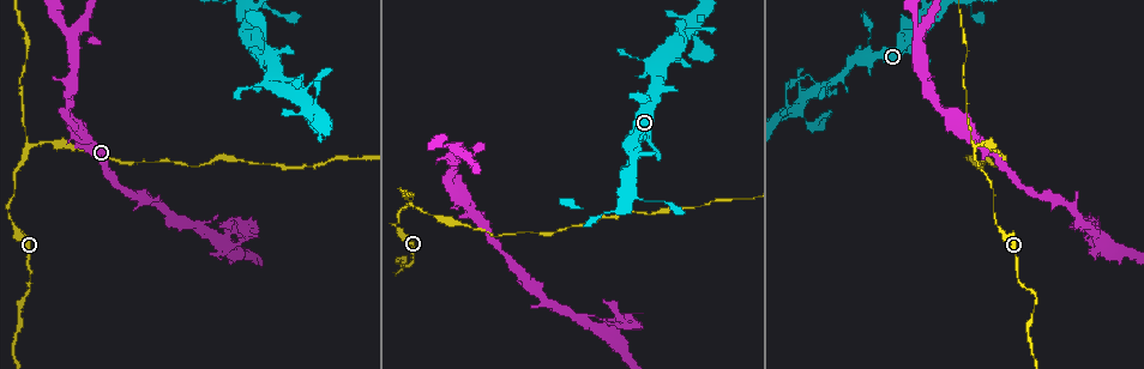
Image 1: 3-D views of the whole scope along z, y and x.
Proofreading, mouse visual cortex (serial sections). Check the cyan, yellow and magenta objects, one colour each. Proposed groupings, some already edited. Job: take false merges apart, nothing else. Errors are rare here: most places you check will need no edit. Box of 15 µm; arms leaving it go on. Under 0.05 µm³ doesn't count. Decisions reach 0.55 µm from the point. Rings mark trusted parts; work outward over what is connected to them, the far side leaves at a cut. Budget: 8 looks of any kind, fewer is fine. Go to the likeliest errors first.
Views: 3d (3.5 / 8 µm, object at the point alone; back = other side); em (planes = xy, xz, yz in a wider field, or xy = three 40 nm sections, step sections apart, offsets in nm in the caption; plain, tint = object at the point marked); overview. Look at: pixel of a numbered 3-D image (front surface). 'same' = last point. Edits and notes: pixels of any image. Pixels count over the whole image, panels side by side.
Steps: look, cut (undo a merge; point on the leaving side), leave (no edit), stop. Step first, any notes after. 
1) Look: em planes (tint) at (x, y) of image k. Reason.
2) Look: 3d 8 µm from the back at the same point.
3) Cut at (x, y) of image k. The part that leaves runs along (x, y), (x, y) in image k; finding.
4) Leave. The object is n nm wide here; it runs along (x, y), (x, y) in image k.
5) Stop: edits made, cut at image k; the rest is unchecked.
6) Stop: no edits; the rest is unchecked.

Look: 3d 3.5 µm at (624, 324) of image 1. Sharp bend.

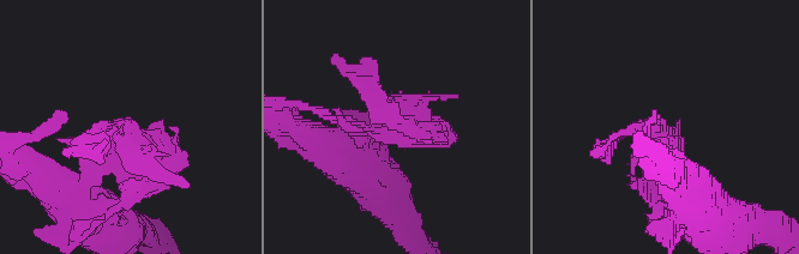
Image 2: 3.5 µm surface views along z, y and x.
Look: em xy step 5 (tint) at (129, 130) of image 2.

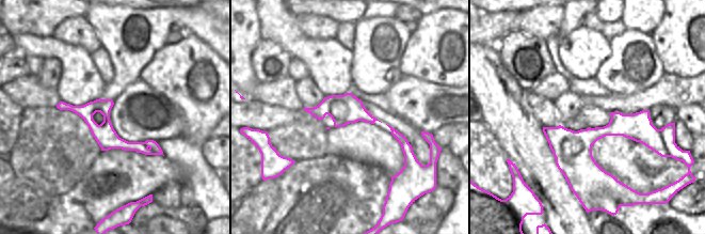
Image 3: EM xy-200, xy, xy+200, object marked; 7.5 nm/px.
Leave. The object is 220 nm wide here; it runs along (60, 106), (78, 109), (111, 140), (159, 152) in image 3; continuous, no second cell.

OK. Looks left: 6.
Look: 3d 8 µm at (27, 145) of image 1. Branch point.

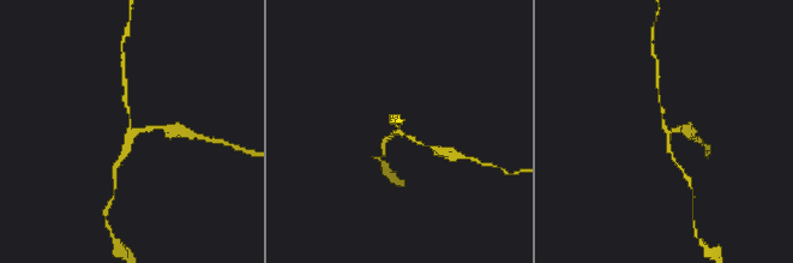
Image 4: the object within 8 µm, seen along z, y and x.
Look: em planes (tint) at (671, 132) of image 4. 3 arms meet here; the arms are 100, 100, 150 nm wide.

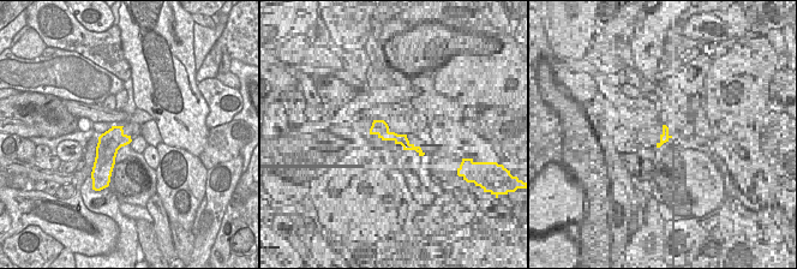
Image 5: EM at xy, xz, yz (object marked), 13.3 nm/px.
Cut at (685, 130) of image 4. The part that leaves runs along (404, 135), (450, 155) in image 4; a second cell is stuck on.

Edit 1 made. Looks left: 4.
Look: 3d 3.5 µm at (684, 39) of image 1. Sharp bend.

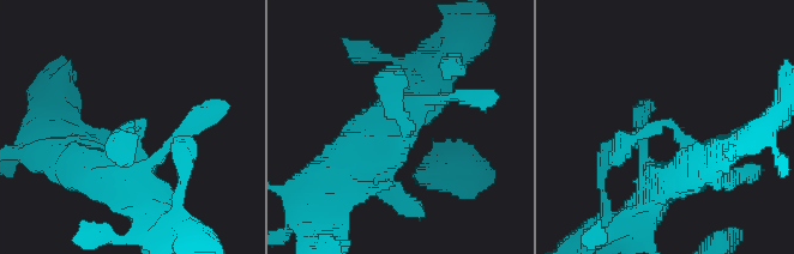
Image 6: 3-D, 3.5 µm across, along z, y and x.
Look: em xy step 1 (tint) at (133, 122) of image 6. Need the tissue.

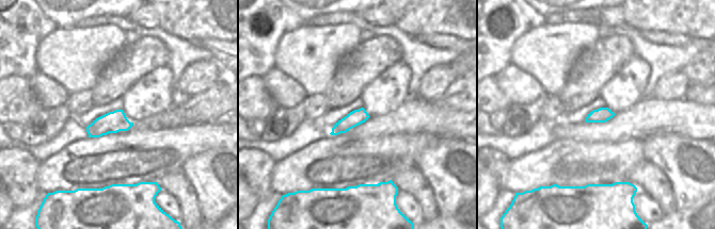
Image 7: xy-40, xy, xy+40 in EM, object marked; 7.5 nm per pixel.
Look: em xy step 5 (tint) at the same point. Another direction.

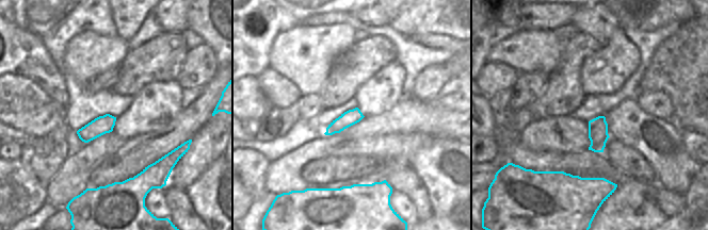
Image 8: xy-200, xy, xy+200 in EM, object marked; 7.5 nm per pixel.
Leave. Continuous, no second cell.

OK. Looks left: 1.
Stop: edits made, cut at image 4; the rest is unchecked.

